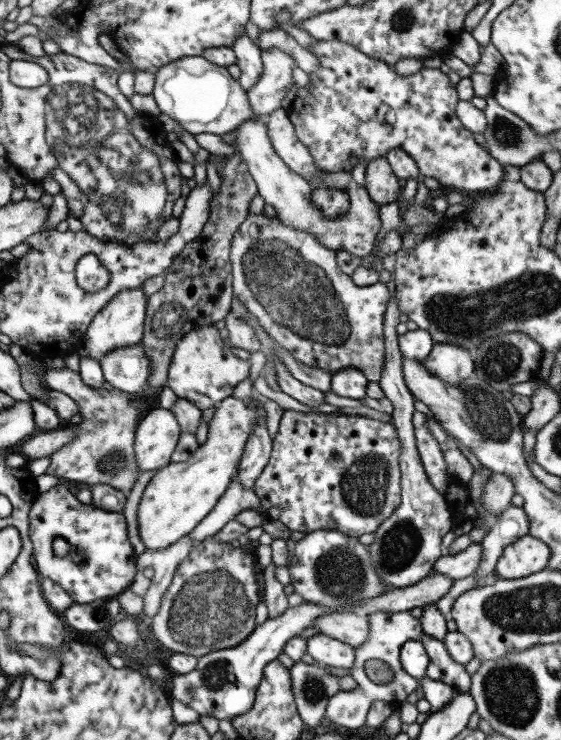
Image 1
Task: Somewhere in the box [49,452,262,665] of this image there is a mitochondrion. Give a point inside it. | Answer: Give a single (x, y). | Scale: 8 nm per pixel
(212, 607)

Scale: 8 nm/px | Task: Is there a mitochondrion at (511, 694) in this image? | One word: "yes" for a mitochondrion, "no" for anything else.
yes

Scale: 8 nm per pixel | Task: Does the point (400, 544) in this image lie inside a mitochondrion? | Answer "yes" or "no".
yes

